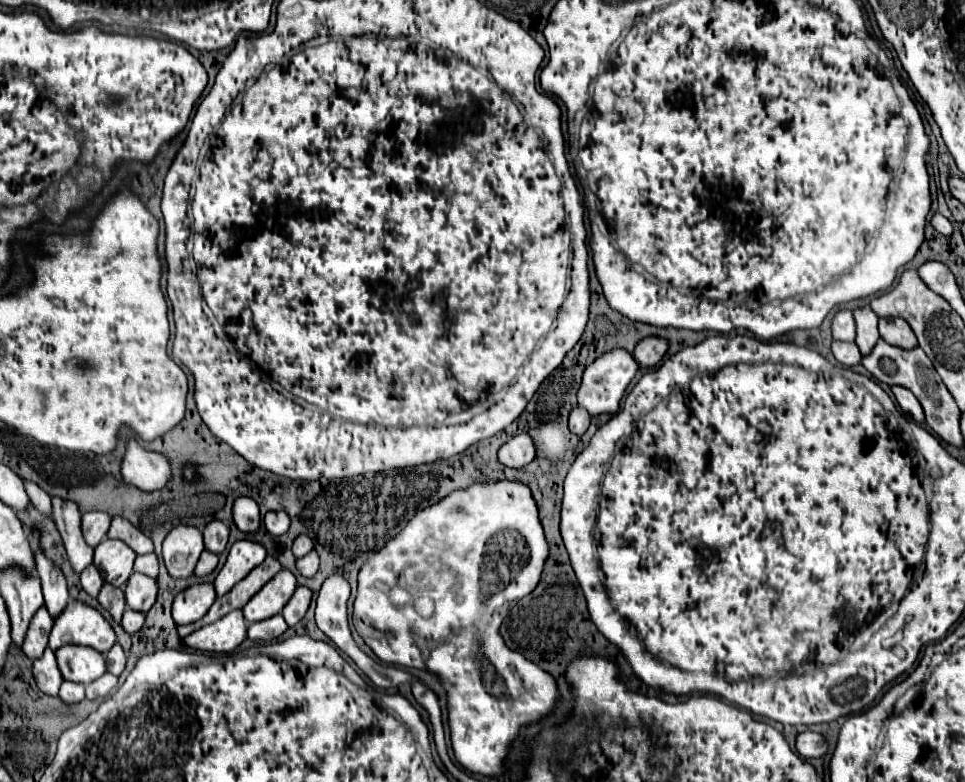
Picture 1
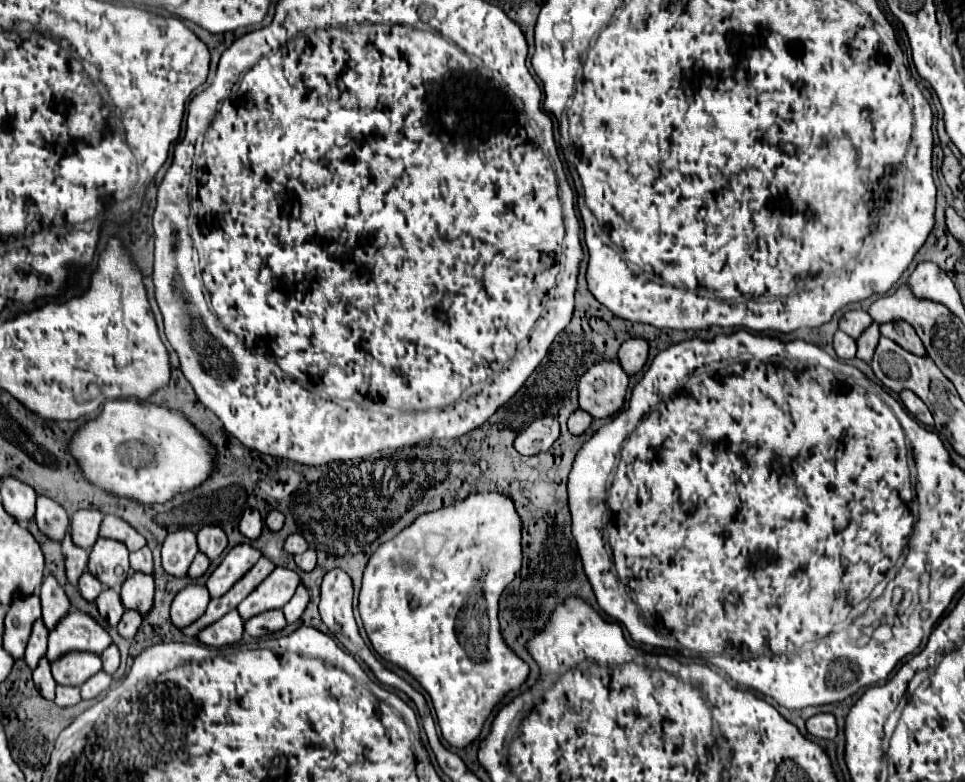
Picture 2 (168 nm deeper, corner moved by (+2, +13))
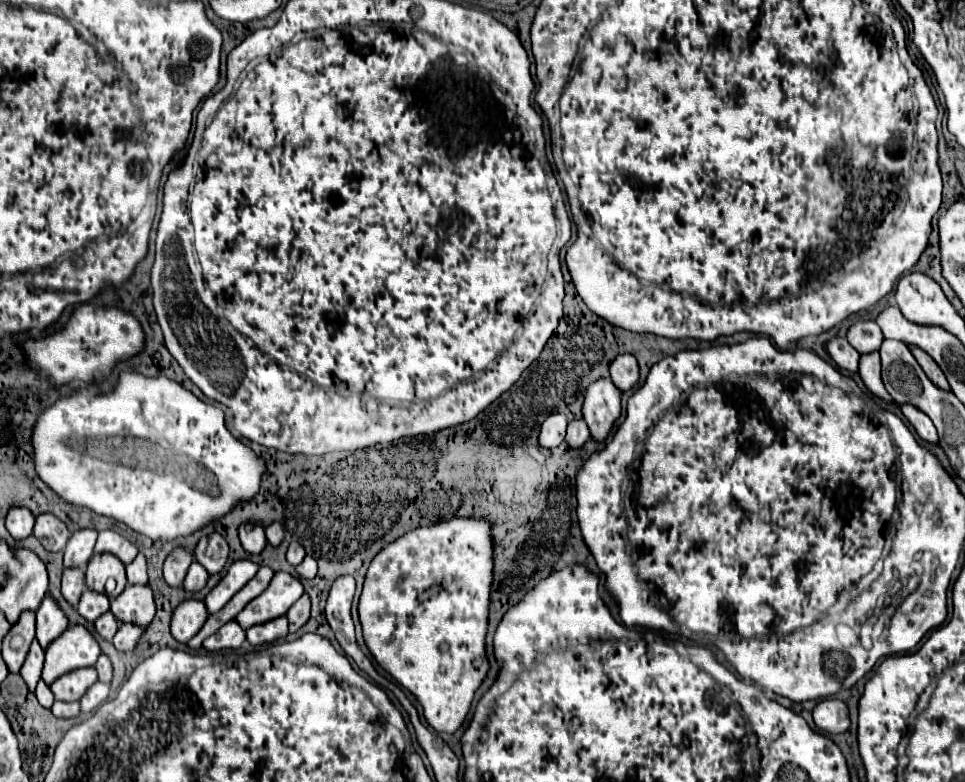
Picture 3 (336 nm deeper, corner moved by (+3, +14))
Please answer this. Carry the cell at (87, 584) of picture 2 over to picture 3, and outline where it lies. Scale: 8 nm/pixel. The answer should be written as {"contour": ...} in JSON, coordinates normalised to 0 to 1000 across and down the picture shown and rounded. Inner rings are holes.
{"contour":[[[87,756],[85,758],[85,766],[83,766],[83,771],[81,771],[81,784],[89,792],[89,794],[93,794],[93,797],[97,797],[104,786],[108,786],[110,781],[114,779],[114,769],[112,769],[112,763],[108,763],[106,758],[95,758],[95,756]]]}

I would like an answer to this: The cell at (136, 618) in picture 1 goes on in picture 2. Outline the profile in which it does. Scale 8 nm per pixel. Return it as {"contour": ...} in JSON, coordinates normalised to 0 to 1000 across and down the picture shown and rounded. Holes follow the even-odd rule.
{"contour":[[[130,780],[130,785],[127,785],[125,795],[121,798],[123,811],[125,811],[125,813],[130,813],[132,818],[136,818],[136,816],[140,813],[140,808],[144,806],[146,793],[148,793],[148,788],[146,788],[142,780]]]}

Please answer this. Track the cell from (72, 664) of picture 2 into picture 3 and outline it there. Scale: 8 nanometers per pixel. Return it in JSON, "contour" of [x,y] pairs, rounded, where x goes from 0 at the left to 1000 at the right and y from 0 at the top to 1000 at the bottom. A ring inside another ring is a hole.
{"contour":[[[97,853],[91,855],[79,855],[79,861],[68,861],[62,871],[56,871],[52,876],[58,896],[83,896],[91,879],[99,873],[102,863]]]}

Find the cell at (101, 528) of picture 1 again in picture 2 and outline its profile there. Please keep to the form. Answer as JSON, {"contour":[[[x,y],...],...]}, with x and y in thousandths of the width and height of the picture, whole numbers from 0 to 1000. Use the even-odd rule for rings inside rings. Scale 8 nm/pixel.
{"contour":[[[80,652],[74,660],[76,693],[88,703],[94,703],[96,693],[103,688],[105,665],[107,665],[107,655],[103,652]]]}

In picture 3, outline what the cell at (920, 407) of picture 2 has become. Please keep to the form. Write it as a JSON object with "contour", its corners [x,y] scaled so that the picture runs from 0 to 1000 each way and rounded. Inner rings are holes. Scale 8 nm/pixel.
{"contour":[[[935,518],[933,523],[935,523],[937,533],[943,538],[943,543],[949,549],[949,554],[951,554],[951,559],[953,559],[955,564],[962,564],[962,566],[966,566],[966,569],[972,569],[970,546],[966,543],[966,538],[964,538],[962,531],[949,526],[949,520],[943,520],[943,518]]]}

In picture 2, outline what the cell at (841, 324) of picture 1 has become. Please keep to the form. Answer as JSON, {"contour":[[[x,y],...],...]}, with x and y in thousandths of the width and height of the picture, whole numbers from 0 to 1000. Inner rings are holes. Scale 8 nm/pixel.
{"contour":[[[880,396],[869,409],[869,422],[880,427],[882,432],[888,432],[896,422],[896,417],[901,417],[901,412],[905,409],[896,396]]]}

